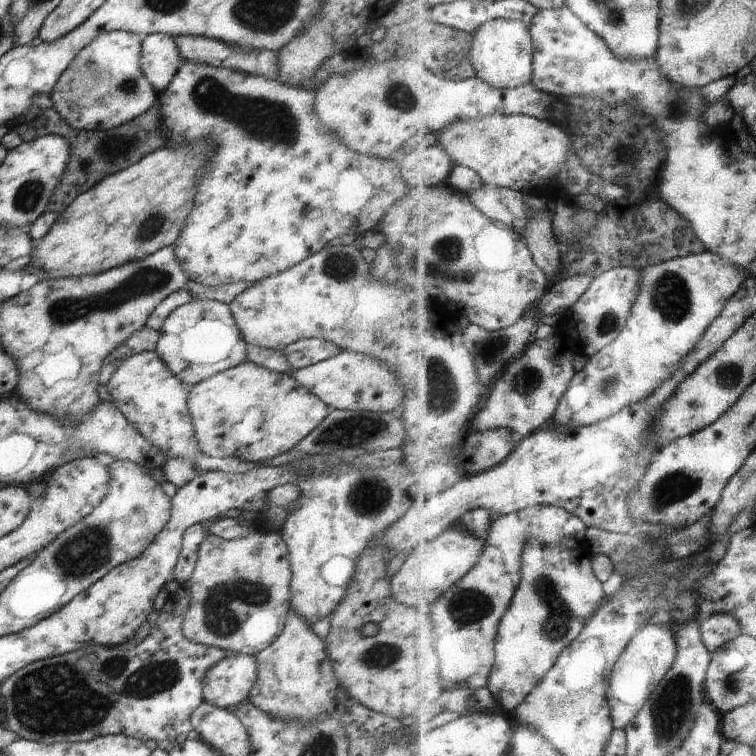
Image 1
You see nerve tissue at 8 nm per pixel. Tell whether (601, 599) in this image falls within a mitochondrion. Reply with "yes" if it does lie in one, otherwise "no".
no

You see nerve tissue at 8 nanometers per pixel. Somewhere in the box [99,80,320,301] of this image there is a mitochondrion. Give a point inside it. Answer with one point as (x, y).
(154, 223)

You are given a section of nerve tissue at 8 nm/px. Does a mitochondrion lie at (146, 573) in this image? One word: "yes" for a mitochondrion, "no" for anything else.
no

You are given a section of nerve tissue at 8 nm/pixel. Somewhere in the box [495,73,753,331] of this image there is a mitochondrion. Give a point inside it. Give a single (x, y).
(671, 297)

